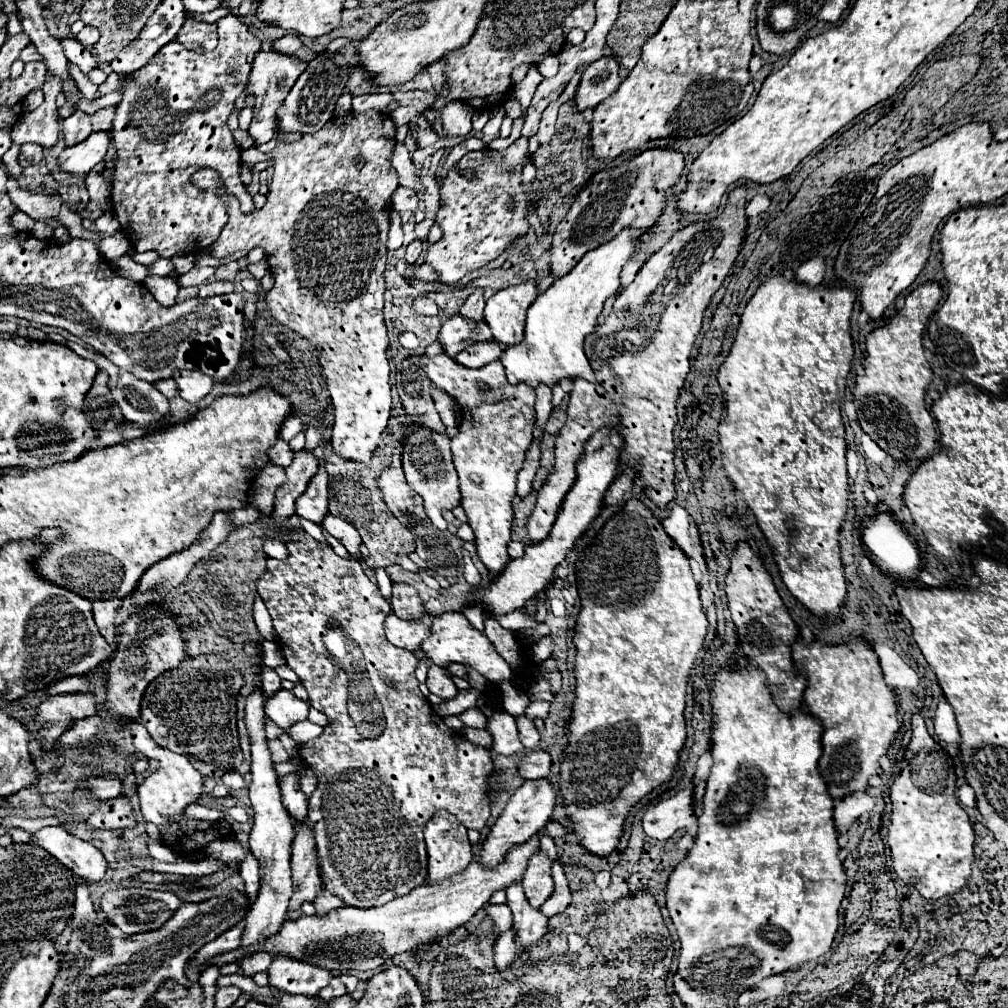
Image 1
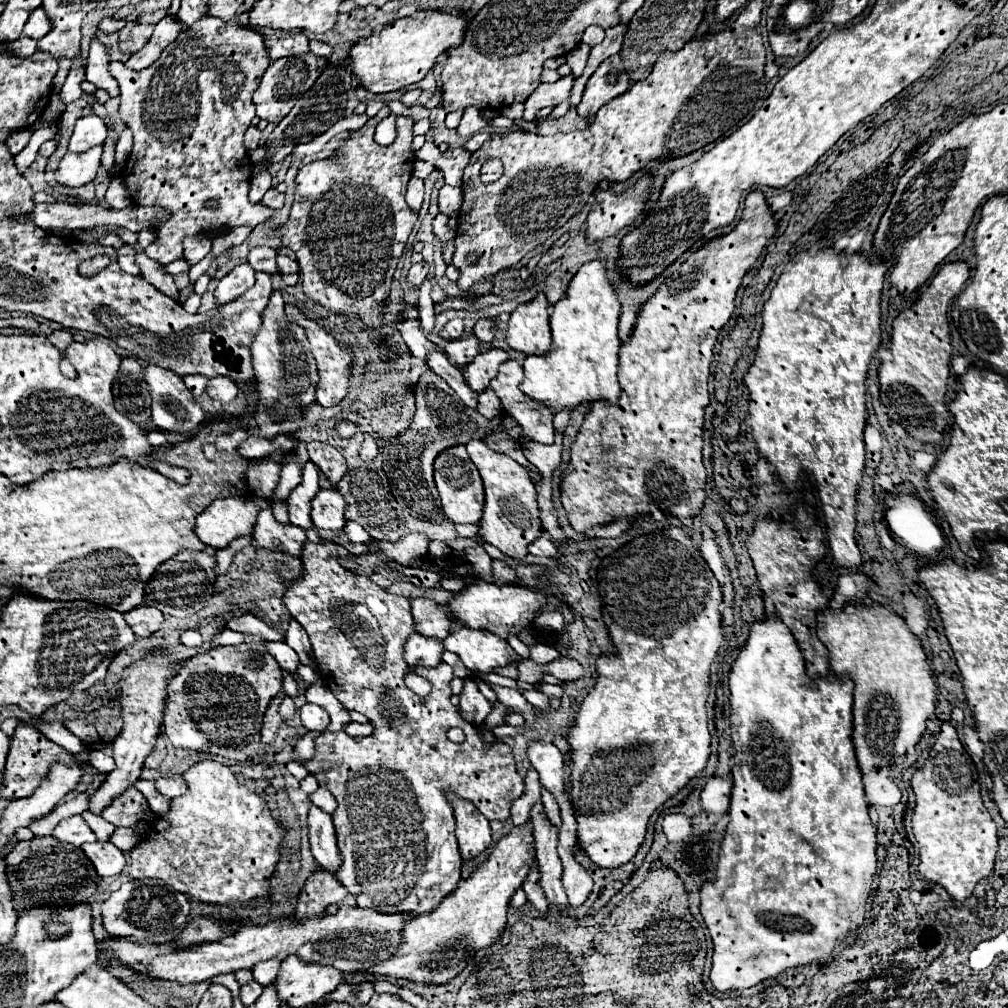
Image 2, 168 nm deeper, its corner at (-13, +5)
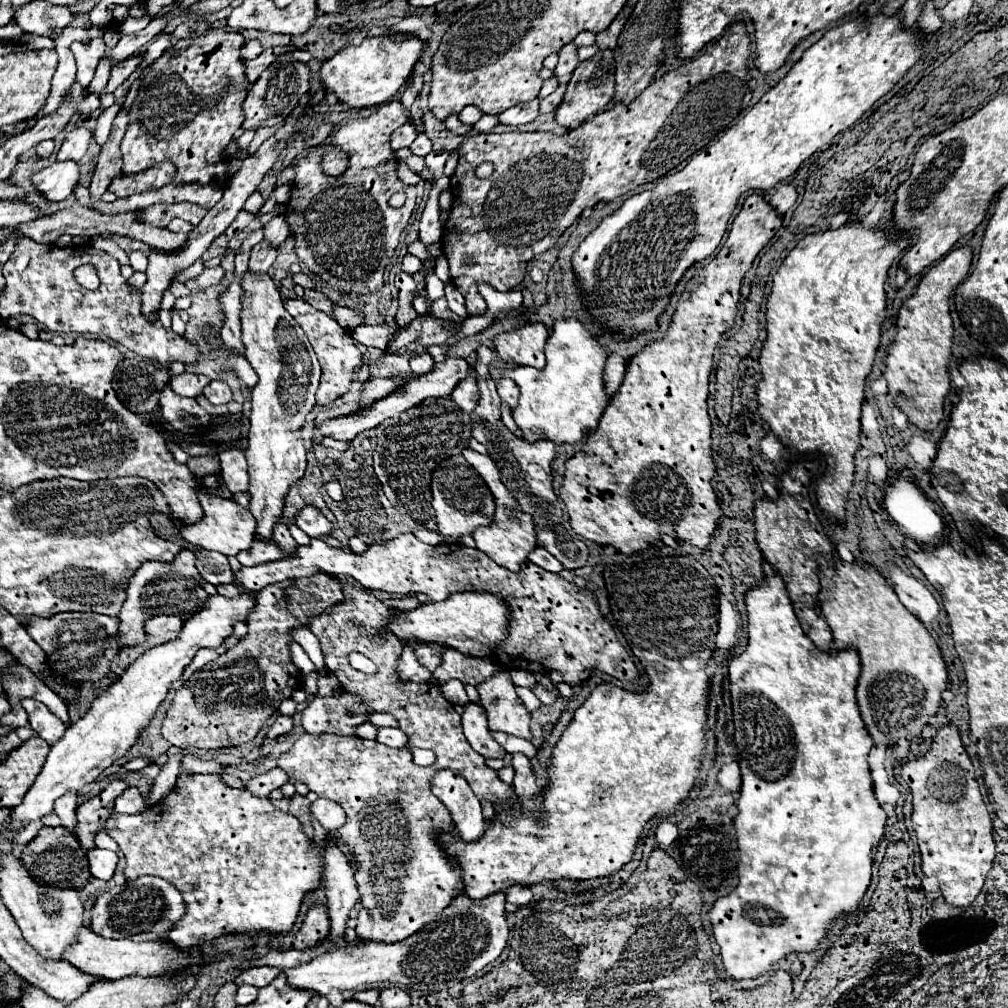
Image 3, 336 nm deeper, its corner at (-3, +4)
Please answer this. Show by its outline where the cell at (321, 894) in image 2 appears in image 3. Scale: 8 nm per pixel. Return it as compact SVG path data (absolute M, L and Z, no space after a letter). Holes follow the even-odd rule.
M313 903L307 909L307 913L305 913L305 919L301 923L301 929L295 935L293 947L295 949L313 947L315 943L319 943L327 935L329 935L329 915L327 915L327 907L323 903Z

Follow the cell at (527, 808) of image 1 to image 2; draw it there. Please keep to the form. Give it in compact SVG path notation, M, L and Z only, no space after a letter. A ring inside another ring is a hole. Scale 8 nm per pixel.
M531 822L521 828L513 828L511 834L501 838L493 848L489 860L481 864L471 878L459 882L455 892L451 892L431 914L415 918L403 926L403 942L389 960L377 962L367 968L367 972L377 976L407 978L417 984L447 984L459 974L457 962L475 954L481 948L497 944L507 926L507 906L517 888L525 882L533 866L533 834ZM447 962L453 966L447 968Z

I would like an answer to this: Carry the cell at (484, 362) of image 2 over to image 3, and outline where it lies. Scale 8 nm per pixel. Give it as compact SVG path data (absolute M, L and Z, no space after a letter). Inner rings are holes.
M471 371L457 387L453 389L451 399L467 413L471 413L479 401L479 391L477 391L477 373Z

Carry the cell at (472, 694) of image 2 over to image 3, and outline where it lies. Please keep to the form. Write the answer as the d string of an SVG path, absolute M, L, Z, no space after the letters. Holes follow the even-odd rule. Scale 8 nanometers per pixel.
M465 703L463 705L463 713L461 713L461 725L463 725L463 733L469 741L469 745L483 757L503 757L505 749L499 747L493 737L489 735L489 727L487 727L487 717L485 711L479 703Z

